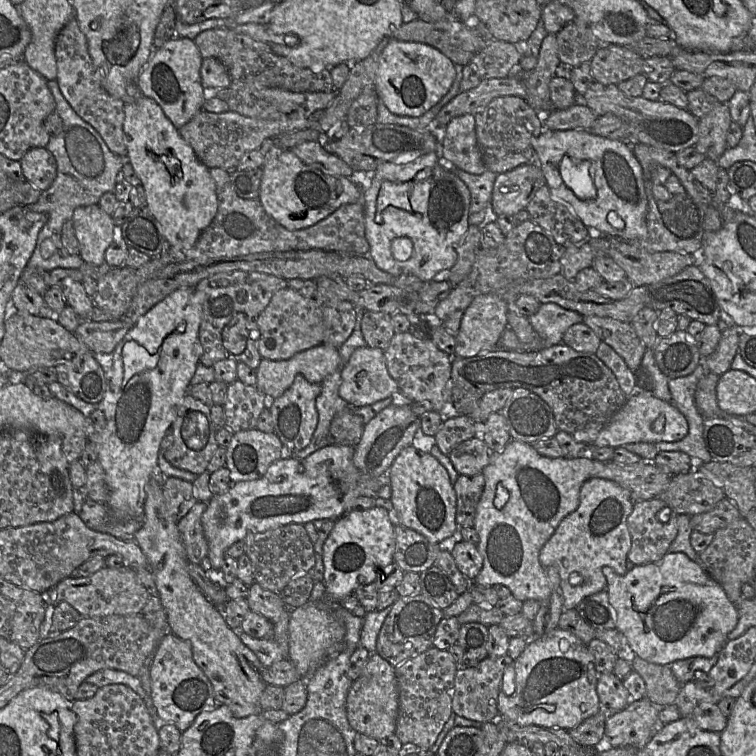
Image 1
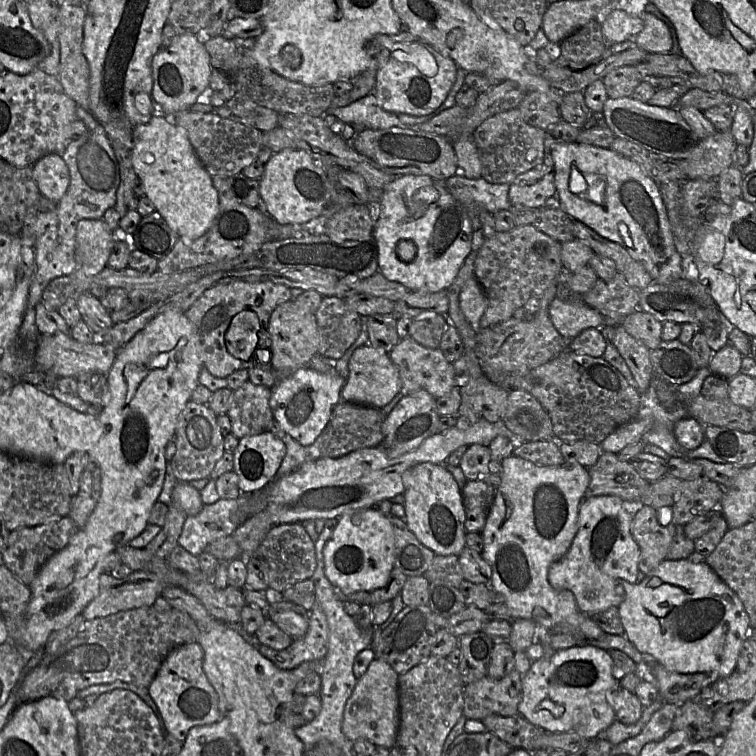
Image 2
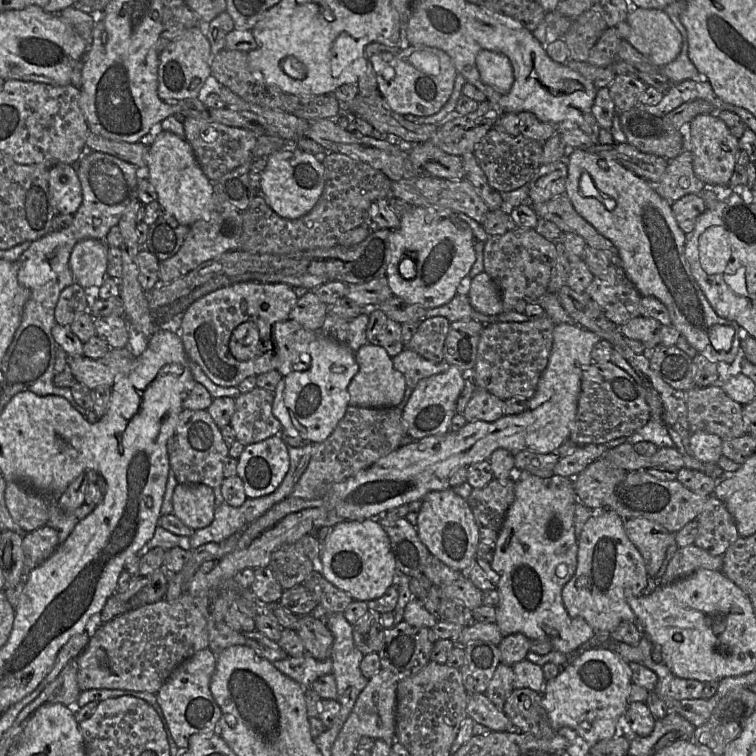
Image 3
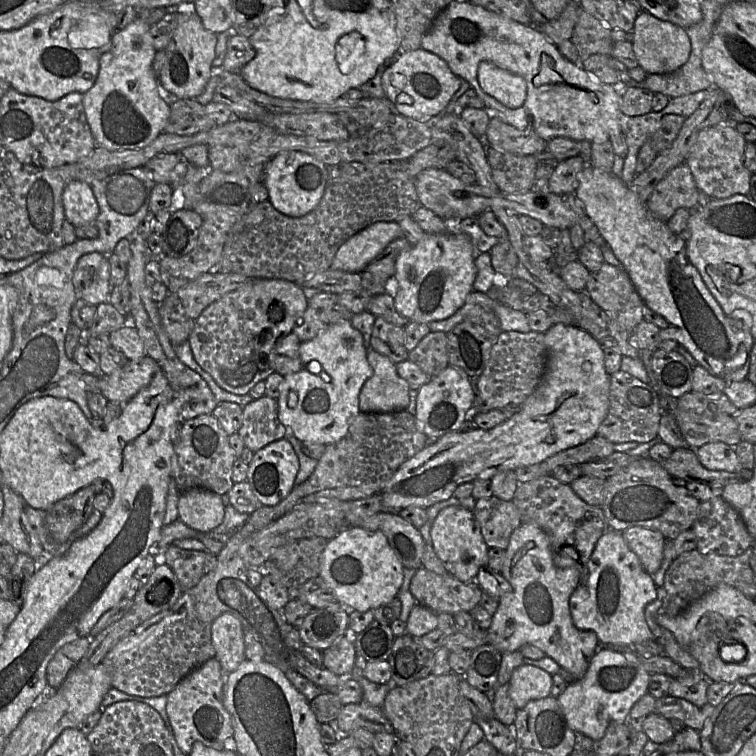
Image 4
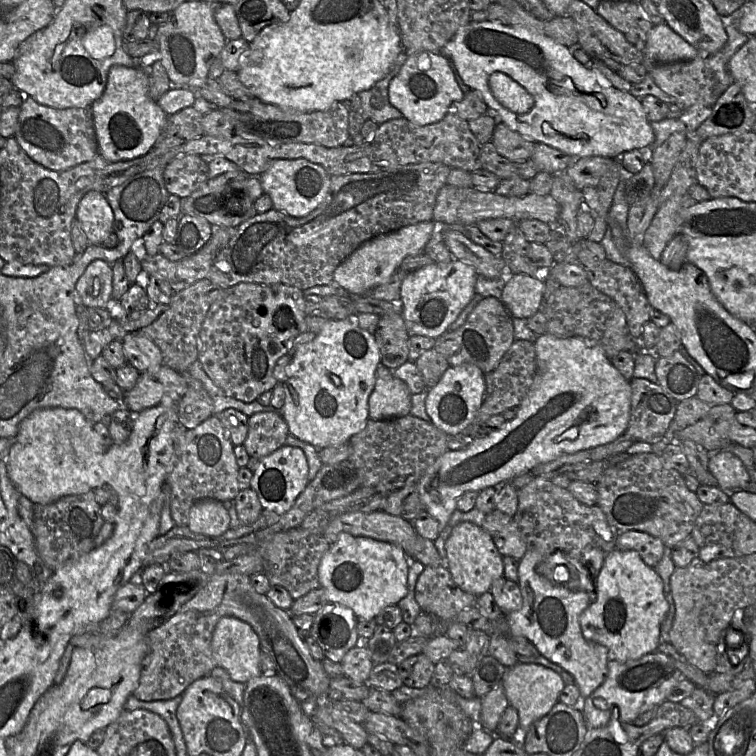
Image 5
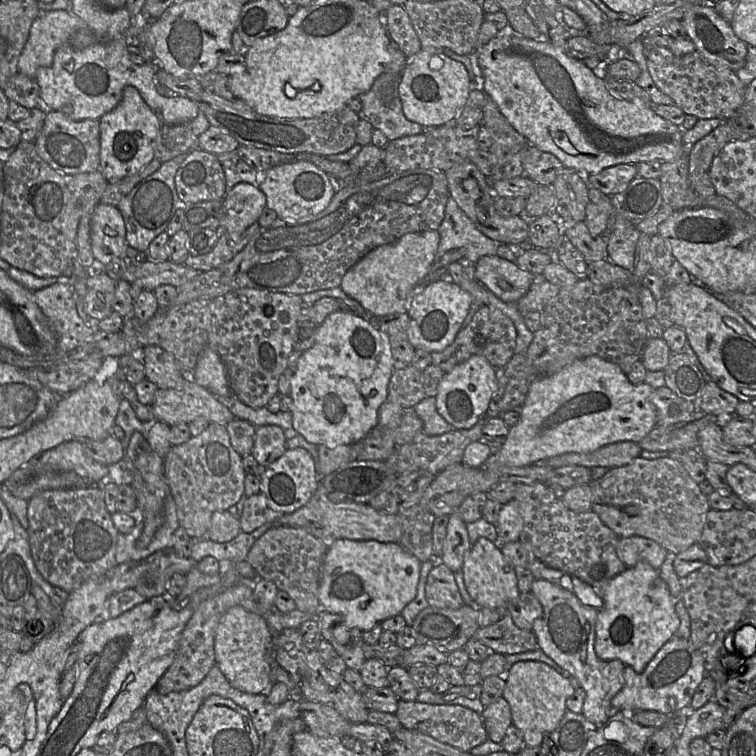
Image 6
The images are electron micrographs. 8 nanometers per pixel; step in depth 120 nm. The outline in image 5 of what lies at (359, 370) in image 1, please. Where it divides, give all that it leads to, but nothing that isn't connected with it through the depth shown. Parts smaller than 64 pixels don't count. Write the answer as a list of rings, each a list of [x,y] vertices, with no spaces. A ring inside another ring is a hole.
[[[380,363],[376,369],[375,387],[369,396],[369,417],[384,420],[408,415],[411,412],[411,396],[407,384]]]

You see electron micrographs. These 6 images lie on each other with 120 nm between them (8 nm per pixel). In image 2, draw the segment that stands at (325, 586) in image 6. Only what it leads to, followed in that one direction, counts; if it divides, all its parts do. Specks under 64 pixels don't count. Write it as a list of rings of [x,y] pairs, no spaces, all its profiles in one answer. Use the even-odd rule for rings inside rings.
[[[376,508],[341,515],[324,547],[323,556],[325,575],[338,592],[372,592],[384,587],[395,567],[394,533],[390,518]]]

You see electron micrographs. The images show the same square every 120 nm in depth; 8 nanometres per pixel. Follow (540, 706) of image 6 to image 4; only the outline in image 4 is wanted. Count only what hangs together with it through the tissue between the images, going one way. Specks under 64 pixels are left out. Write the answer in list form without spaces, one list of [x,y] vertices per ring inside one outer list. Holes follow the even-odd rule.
[[[533,665],[517,667],[509,682],[509,695],[516,709],[523,708],[529,701],[551,695],[552,675]]]

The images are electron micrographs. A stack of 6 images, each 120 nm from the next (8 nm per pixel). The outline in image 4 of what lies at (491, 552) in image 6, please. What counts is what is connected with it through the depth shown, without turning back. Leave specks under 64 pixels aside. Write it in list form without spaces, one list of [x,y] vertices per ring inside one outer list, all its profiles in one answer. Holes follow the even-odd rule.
[[[457,505],[447,506],[438,513],[430,532],[433,549],[447,572],[463,582],[476,581],[479,569],[487,565],[489,546],[474,512]]]

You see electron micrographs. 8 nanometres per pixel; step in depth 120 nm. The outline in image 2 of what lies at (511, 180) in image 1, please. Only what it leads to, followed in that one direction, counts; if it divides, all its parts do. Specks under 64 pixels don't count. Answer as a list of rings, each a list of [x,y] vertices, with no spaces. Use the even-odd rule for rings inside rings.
[[[544,163],[518,175],[509,184],[512,206],[522,205],[536,209],[552,196],[556,196],[554,168]]]

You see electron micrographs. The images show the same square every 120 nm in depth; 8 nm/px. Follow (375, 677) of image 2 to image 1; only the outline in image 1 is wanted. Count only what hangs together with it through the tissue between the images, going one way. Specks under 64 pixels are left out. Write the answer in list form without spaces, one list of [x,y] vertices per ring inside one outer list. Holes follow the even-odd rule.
[[[372,653],[361,675],[352,683],[346,700],[347,718],[357,733],[379,741],[395,735],[399,708],[399,692],[395,667],[378,653]]]

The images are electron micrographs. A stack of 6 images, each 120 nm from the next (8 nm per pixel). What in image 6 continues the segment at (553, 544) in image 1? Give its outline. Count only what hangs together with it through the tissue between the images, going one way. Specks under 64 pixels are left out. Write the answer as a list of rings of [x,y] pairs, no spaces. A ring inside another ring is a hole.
[[[645,561],[615,576],[605,589],[603,602],[595,625],[595,653],[603,661],[619,660],[637,673],[643,672],[680,626],[674,599],[666,583],[658,570]]]

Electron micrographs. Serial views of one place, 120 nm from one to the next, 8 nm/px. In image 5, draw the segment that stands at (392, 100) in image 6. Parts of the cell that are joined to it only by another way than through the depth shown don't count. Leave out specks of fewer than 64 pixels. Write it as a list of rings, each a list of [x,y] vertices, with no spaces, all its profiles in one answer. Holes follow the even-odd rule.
[[[403,50],[396,58],[390,71],[383,78],[373,87],[358,93],[362,101],[361,112],[367,119],[382,124],[388,120],[403,117],[402,113],[390,103],[389,84],[399,73],[408,56]]]

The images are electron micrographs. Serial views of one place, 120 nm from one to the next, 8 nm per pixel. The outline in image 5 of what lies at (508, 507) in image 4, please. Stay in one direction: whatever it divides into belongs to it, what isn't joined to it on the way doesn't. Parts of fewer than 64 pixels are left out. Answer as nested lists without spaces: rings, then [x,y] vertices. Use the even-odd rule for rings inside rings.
[[[494,509],[485,515],[482,528],[491,536],[503,556],[511,556],[520,560],[525,555],[527,545],[514,517]]]

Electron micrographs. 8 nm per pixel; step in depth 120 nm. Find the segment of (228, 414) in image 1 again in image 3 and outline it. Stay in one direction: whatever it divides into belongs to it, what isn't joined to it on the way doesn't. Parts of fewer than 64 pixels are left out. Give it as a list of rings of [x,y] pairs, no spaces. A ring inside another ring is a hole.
[[[256,386],[235,399],[230,425],[244,446],[280,434],[283,426],[272,412],[274,393]]]

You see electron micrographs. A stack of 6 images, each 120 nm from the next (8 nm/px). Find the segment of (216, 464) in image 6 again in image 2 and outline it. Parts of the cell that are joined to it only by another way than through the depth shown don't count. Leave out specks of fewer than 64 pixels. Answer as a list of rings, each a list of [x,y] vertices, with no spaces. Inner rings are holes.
[[[189,400],[180,415],[175,429],[176,451],[170,461],[177,480],[192,481],[209,479],[210,475],[225,452],[224,435],[217,424],[217,415],[207,404]]]

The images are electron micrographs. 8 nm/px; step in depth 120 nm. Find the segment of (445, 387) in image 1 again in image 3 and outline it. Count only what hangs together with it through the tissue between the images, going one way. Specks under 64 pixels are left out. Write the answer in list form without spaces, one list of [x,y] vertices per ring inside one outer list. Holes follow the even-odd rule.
[[[407,346],[392,360],[394,367],[404,375],[407,386],[413,390],[420,380],[442,373],[450,367],[444,360],[433,362]]]

